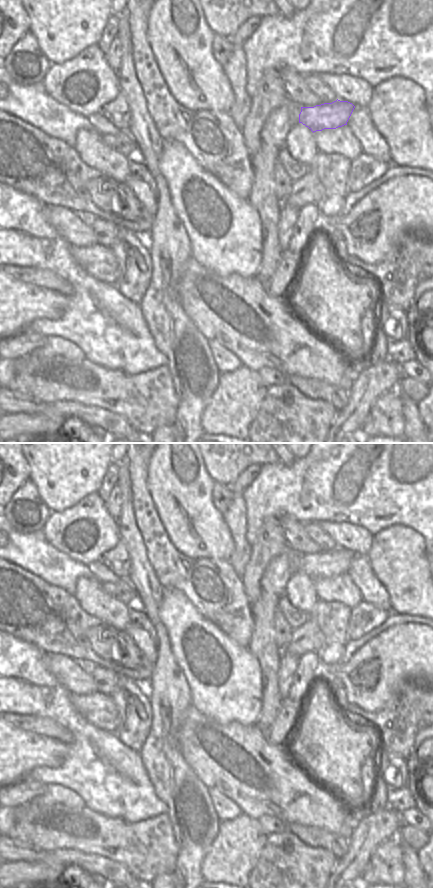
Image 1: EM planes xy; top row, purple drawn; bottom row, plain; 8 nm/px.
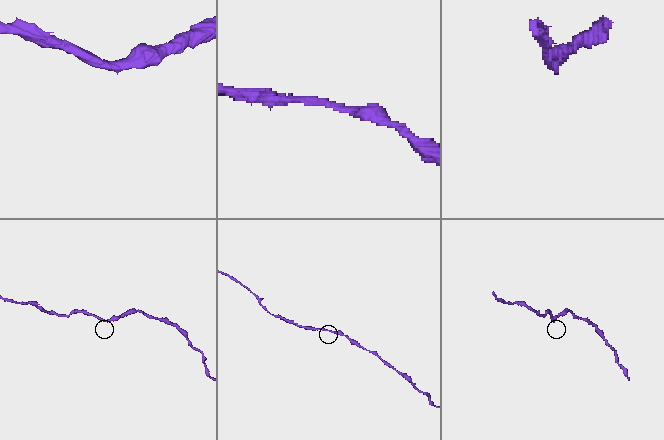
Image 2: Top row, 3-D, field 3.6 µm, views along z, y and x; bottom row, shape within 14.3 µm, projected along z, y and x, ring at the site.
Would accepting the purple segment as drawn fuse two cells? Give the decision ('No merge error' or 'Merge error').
No merge error.

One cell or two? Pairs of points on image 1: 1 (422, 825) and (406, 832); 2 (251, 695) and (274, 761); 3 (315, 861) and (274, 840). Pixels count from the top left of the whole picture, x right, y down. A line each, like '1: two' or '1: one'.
1: two
2: two
3: one

